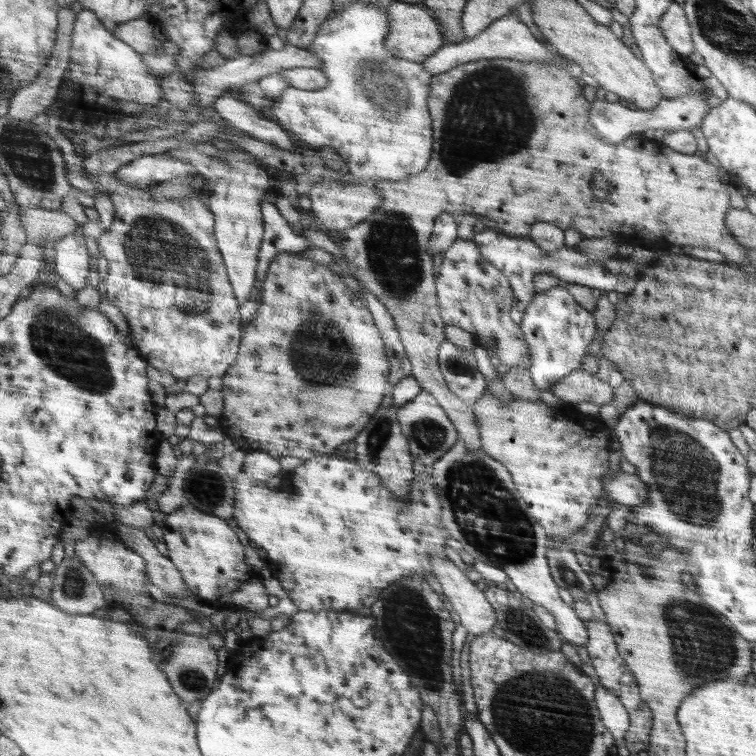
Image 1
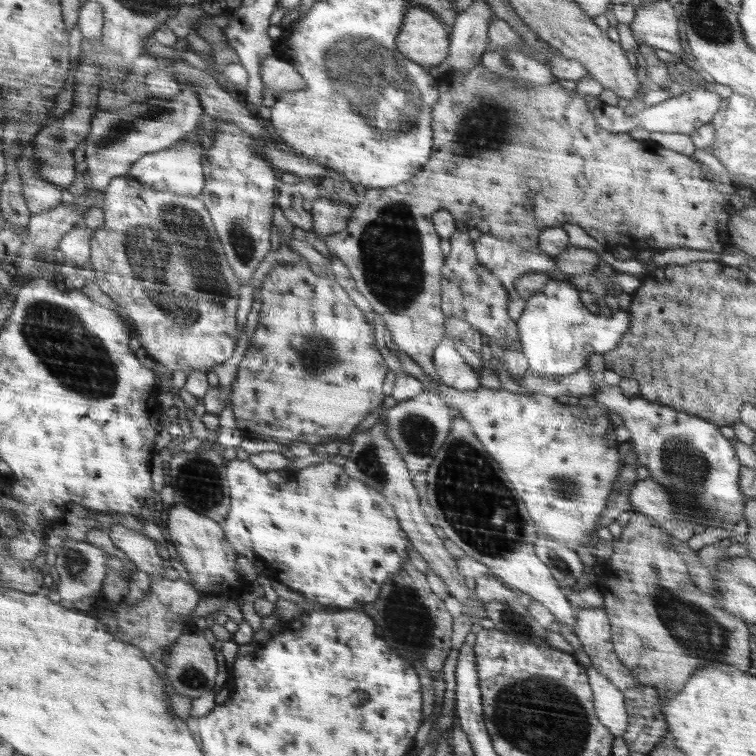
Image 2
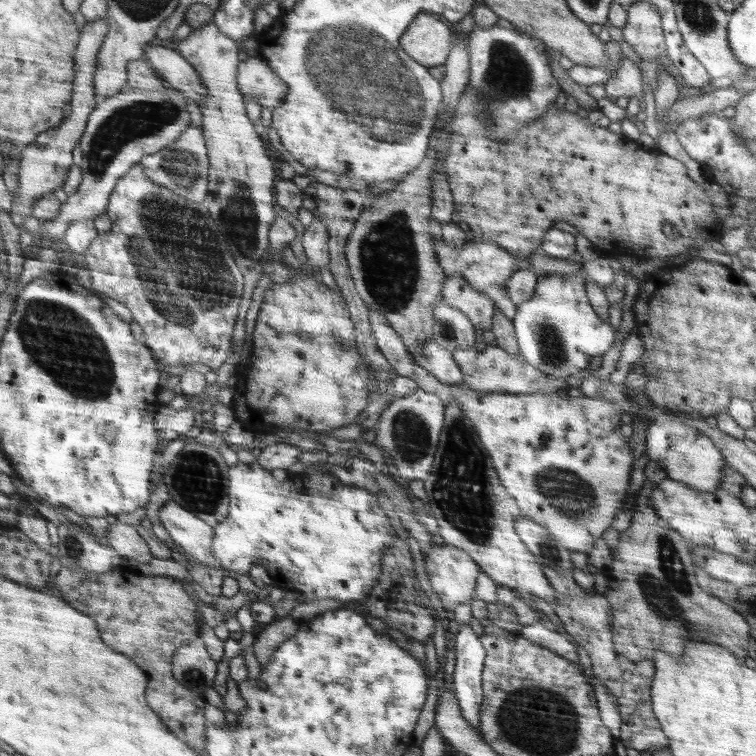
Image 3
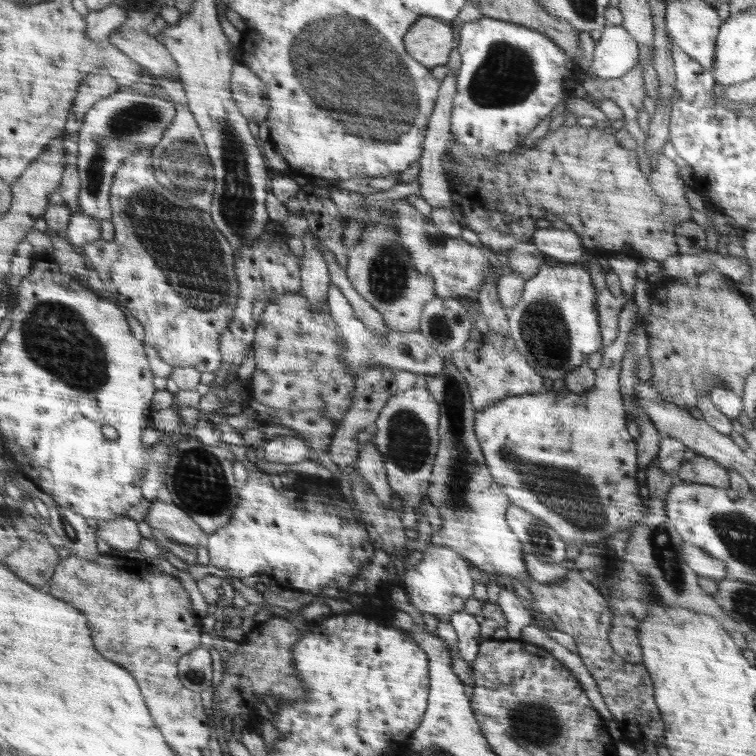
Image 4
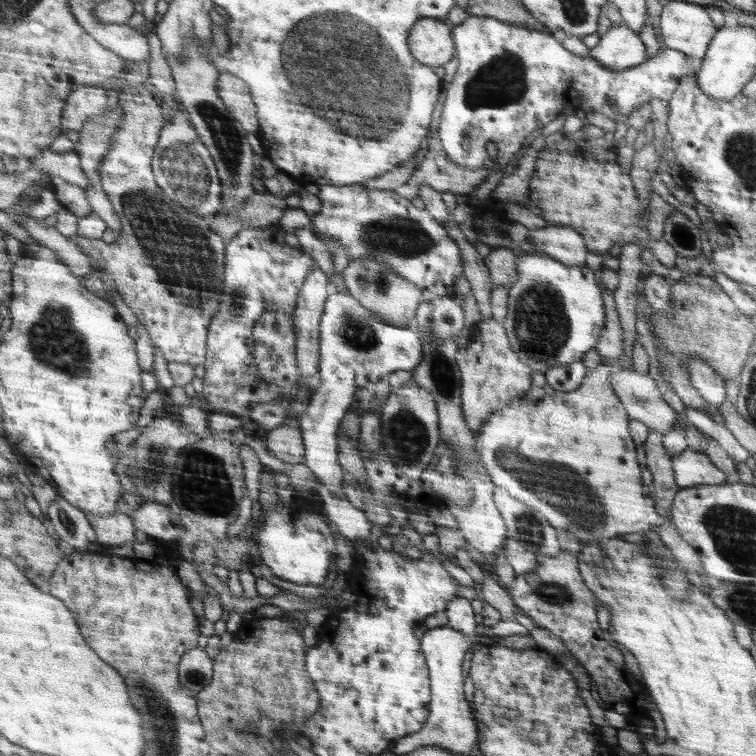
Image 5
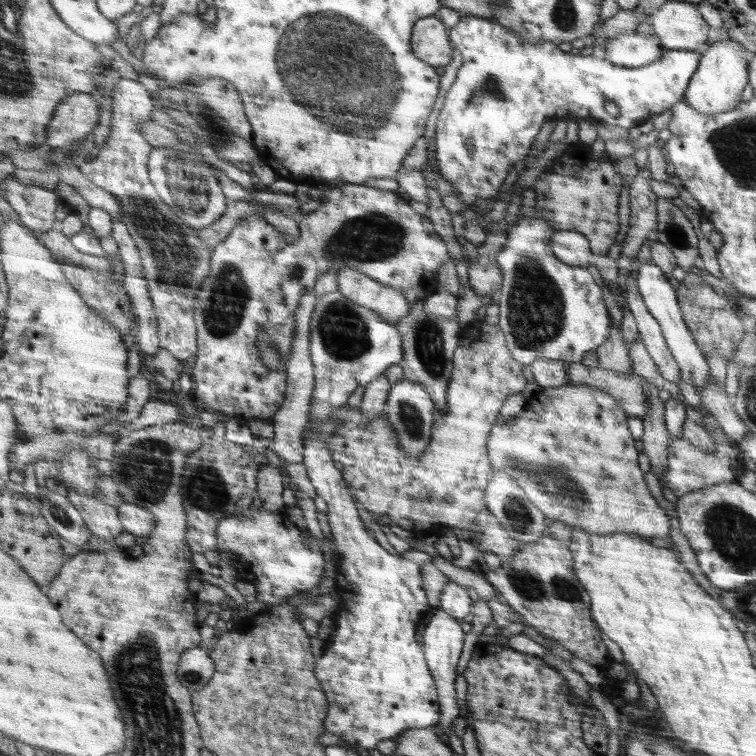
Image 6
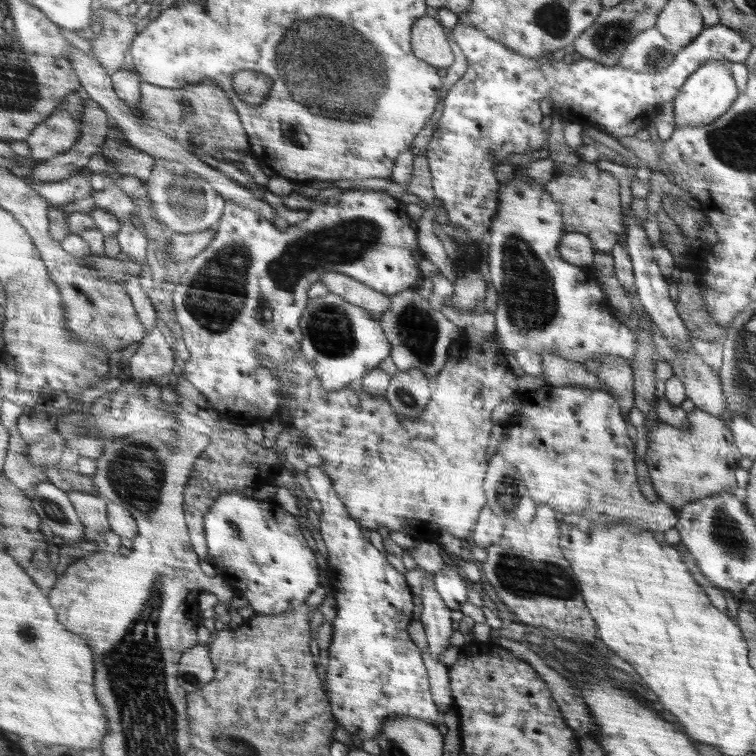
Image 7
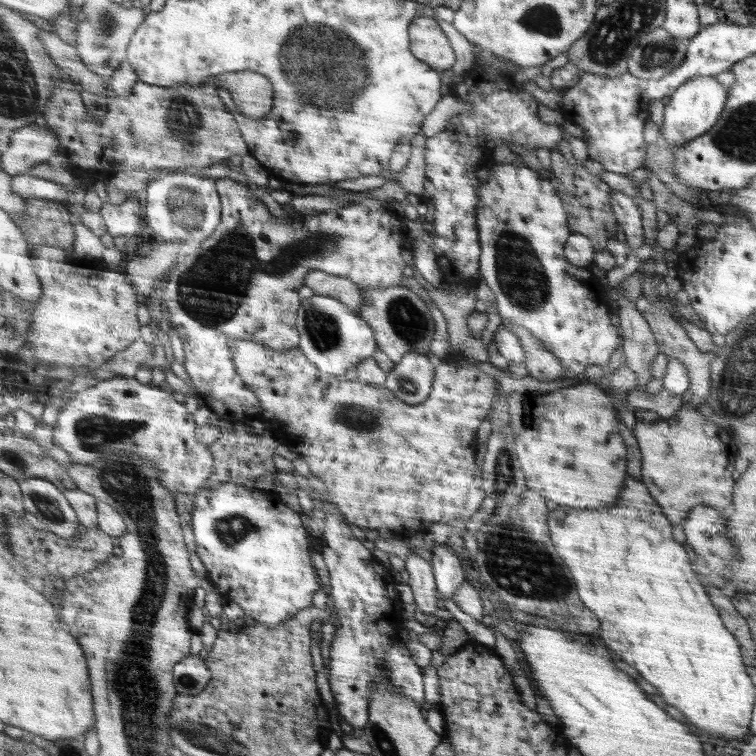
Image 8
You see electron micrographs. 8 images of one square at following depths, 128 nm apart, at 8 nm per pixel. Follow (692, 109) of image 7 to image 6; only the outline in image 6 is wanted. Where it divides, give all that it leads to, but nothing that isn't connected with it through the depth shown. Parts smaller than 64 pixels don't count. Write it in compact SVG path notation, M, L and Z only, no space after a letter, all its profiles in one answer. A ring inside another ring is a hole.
M726 38L712 44L702 57L695 77L691 79L684 100L691 108L706 115L726 112L739 107L746 83L750 82L750 65L754 53L750 53L742 44L732 38Z

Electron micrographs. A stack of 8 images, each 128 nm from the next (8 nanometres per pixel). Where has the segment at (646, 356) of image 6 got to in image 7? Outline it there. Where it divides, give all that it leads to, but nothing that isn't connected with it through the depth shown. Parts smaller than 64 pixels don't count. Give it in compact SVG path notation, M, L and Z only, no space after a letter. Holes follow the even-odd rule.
M515 172L513 178L504 182L500 188L499 211L496 218L491 220L488 264L492 286L498 295L498 309L493 314L500 344L510 356L512 352L526 349L536 354L556 354L579 363L598 361L604 359L604 355L634 359L638 350L635 333L614 320L606 306L592 306L604 300L600 285L582 267L565 261L559 252L565 229L562 228L559 202L554 202L554 197L544 189L544 184L531 183L529 180L526 174L521 177Z

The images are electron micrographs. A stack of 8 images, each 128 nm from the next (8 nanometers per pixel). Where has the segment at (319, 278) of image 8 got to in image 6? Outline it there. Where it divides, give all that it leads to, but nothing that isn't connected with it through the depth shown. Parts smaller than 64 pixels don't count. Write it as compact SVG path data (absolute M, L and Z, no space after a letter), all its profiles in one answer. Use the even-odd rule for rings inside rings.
M350 268L340 269L337 275L338 291L356 304L378 312L384 320L396 323L411 311L412 304L400 289Z

